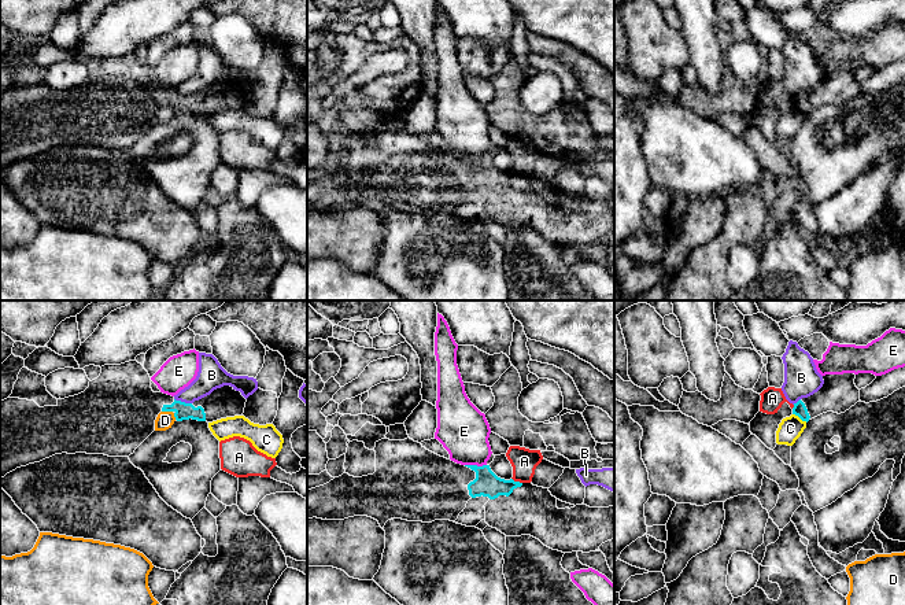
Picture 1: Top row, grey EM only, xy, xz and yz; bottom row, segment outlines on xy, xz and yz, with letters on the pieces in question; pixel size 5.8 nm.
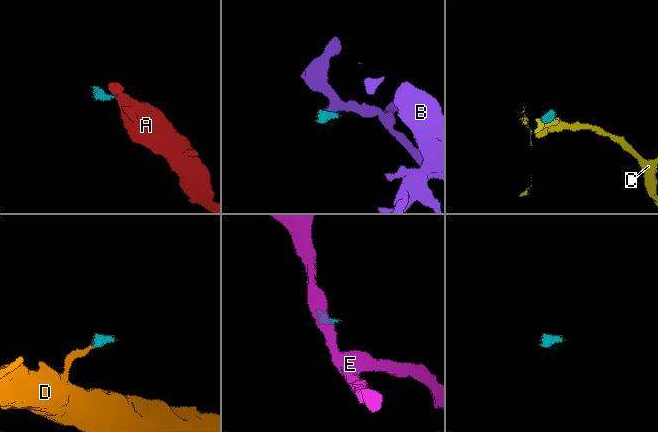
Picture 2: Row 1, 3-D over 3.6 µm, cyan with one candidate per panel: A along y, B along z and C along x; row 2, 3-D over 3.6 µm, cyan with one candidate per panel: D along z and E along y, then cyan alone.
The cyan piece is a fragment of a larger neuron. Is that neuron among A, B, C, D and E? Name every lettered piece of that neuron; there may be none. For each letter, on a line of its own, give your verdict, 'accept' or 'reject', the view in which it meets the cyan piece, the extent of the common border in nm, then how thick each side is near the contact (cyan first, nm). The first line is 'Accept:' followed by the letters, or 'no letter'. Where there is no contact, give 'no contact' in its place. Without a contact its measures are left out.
Accept: no letter
A: reject; contact in xz; length 70 nm; calibres 150 and 160 nm
B: reject; contact in xy; length 110 nm; calibres 100 and 160 nm
C: reject; contact in yz; length 100 nm; calibres 80 and 140 nm
D: reject; contact in xy; length 100 nm; calibres 100 and 100 nm
E: reject; contact in xz; length 130 nm; calibres 150 and 300 nm

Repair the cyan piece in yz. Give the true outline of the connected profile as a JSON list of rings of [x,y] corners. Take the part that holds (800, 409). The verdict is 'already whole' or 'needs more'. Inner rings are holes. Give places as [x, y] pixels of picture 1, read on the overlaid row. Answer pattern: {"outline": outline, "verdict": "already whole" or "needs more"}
{"outline": [[[854,373],[823,376],[823,387],[794,403],[793,414],[808,423],[827,412],[845,413],[860,402],[860,390],[856,387],[854,379]]], "verdict": "needs more"}

